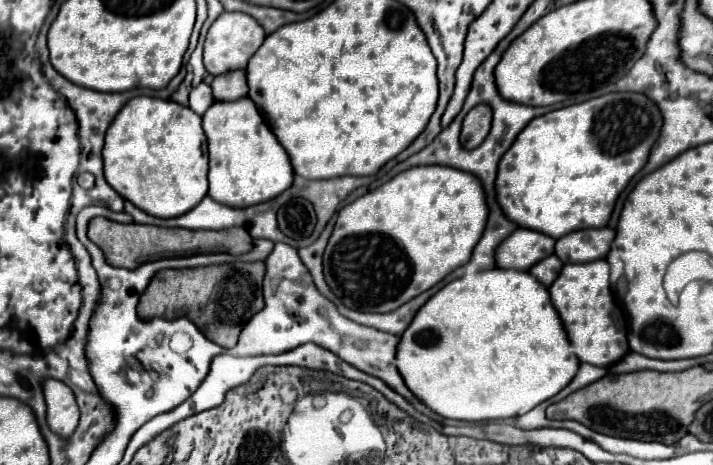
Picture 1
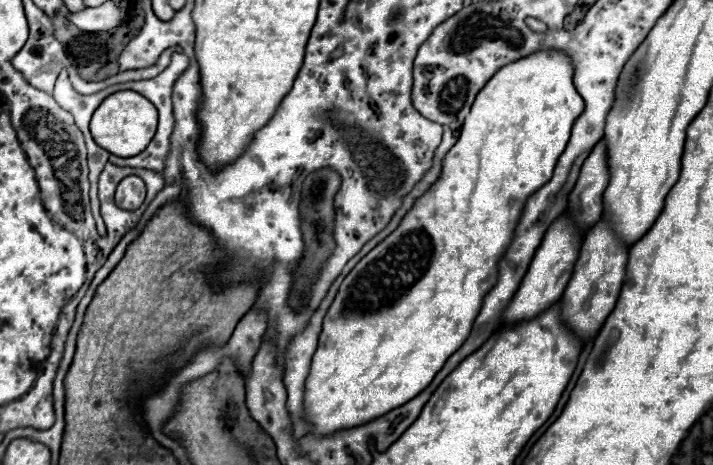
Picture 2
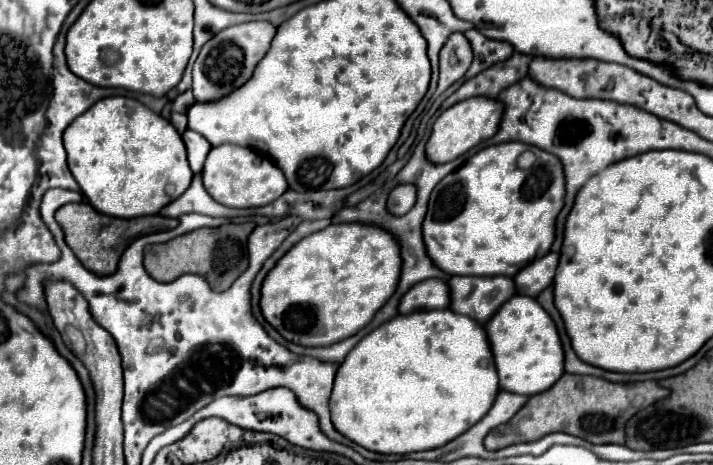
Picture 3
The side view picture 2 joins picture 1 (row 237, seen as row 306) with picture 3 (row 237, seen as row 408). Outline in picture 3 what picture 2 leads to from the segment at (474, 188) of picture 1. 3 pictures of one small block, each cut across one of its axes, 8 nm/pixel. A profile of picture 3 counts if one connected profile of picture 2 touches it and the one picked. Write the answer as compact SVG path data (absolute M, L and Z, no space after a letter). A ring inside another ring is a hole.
M330 224L302 238L266 274L260 288L260 310L280 336L300 346L330 346L362 330L386 304L400 278L400 252L388 232L368 224Z

